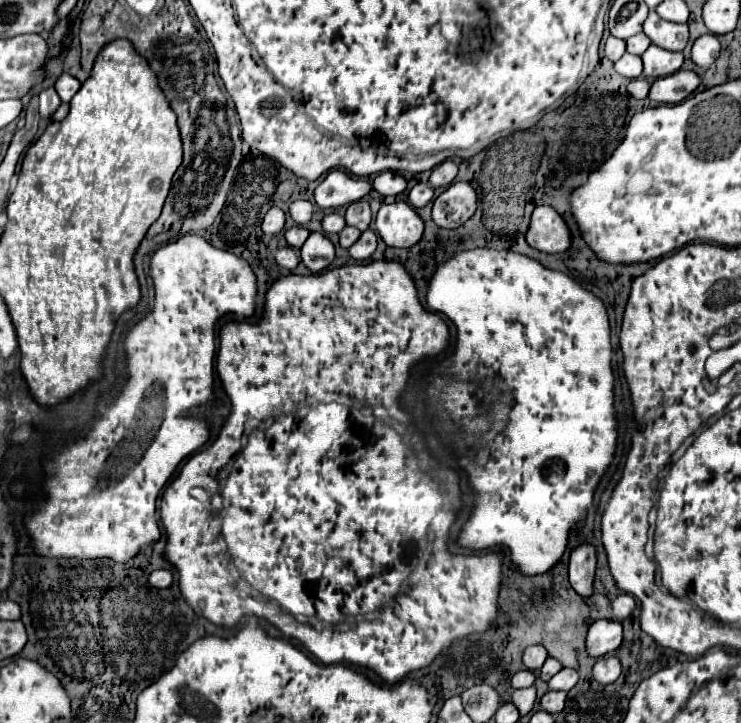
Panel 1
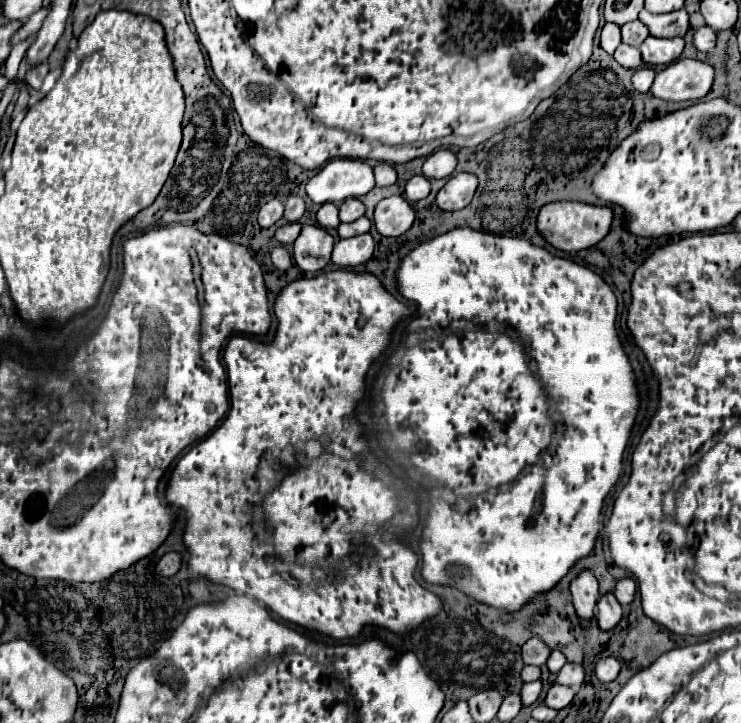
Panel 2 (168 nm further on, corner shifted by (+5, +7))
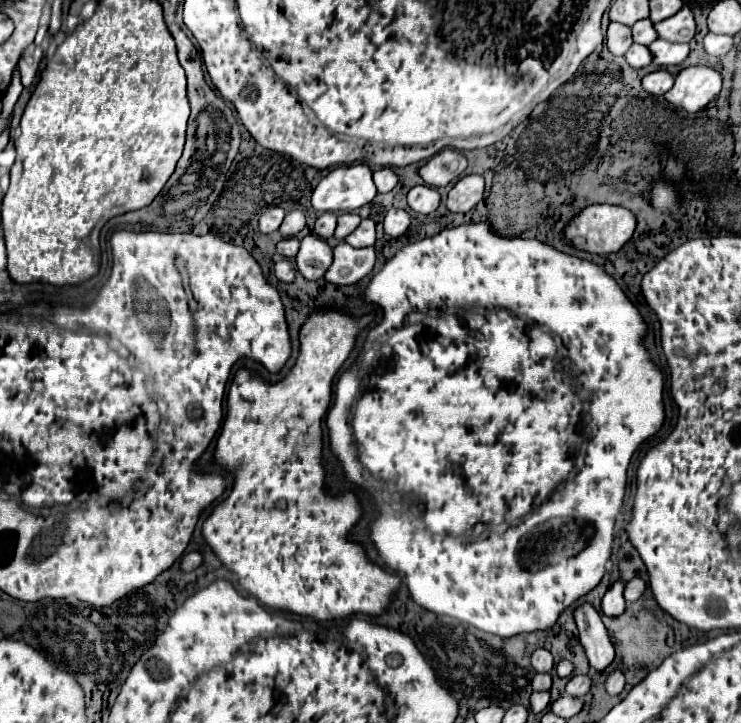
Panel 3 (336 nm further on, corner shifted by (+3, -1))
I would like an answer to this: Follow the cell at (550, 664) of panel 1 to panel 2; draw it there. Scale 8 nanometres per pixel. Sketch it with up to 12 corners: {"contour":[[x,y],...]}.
{"contour":[[552,651],[548,657],[548,669],[558,673],[566,657],[560,651]]}

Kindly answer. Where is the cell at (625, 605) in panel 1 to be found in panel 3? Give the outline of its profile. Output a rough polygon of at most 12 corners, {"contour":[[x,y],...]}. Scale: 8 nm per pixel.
{"contour":[[632,579],[624,587],[624,599],[634,603],[646,589],[642,579]]}

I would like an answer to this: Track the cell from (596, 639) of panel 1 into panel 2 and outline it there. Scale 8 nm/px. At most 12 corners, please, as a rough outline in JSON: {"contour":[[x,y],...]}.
{"contour":[[614,593],[598,599],[598,625],[608,631],[622,619]]}

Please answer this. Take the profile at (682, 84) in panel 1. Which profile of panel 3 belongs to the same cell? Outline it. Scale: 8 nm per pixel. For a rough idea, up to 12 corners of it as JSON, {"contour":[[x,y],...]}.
{"contour":[[686,67],[664,99],[688,113],[708,107],[722,77],[712,67]]}

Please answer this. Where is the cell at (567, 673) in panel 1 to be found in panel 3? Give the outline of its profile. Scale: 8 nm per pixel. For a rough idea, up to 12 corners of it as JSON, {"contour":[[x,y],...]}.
{"contour":[[574,675],[566,685],[566,695],[584,697],[590,689],[588,675]]}

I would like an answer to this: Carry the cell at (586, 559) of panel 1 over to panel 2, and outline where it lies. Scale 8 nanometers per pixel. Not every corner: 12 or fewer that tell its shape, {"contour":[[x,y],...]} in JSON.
{"contour":[[584,571],[570,583],[580,625],[596,615],[596,577]]}

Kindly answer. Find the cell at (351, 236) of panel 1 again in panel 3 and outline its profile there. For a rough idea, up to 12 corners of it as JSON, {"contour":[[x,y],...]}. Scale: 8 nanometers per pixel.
{"contour":[[364,219],[344,241],[368,247],[376,241],[376,223]]}

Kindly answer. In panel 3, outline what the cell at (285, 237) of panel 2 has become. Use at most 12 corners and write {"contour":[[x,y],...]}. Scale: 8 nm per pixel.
{"contour":[[282,239],[276,251],[288,259],[298,253],[300,239]]}

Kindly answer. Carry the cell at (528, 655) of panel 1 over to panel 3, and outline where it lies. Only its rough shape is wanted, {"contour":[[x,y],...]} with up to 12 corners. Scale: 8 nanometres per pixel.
{"contour":[[536,649],[530,657],[532,669],[548,673],[554,659],[548,649]]}

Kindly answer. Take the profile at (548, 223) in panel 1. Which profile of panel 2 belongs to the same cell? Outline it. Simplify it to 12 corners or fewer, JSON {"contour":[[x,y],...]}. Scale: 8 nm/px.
{"contour":[[580,201],[548,203],[538,231],[560,251],[600,243],[610,207]]}

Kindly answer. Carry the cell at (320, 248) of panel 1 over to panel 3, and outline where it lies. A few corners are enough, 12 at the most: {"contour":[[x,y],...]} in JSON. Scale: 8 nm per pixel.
{"contour":[[318,235],[302,239],[296,267],[322,279],[332,263],[330,245]]}

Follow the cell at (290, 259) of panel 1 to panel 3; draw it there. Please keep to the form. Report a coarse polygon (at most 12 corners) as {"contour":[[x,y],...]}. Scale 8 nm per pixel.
{"contour":[[290,259],[274,265],[280,281],[294,281],[296,269]]}

